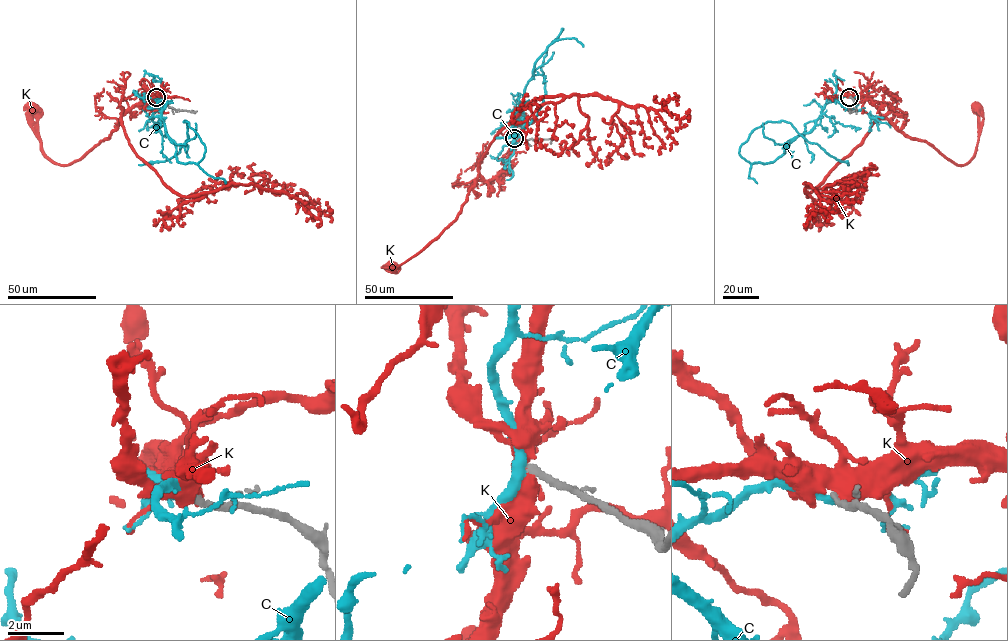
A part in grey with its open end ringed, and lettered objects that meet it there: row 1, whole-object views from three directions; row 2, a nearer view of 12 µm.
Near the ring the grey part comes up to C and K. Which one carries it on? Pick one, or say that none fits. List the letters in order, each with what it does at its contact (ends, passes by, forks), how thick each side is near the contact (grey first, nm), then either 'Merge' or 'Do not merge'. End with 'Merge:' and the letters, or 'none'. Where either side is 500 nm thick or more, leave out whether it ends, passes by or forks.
C: It passes by. Thickness 240 nm (grey) against 320 nm. Do not merge
K: Thickness 240 nm (grey) against 650 nm. Do not merge
Merge: none

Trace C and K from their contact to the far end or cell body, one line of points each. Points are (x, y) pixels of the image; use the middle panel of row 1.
C: (514, 138), (534, 65), (562, 28), (541, 67), (545, 95), (537, 115), (515, 135), (496, 138)
K: (514, 139), (504, 166), (491, 179), (478, 176), (458, 216), (397, 268), (389, 266)

